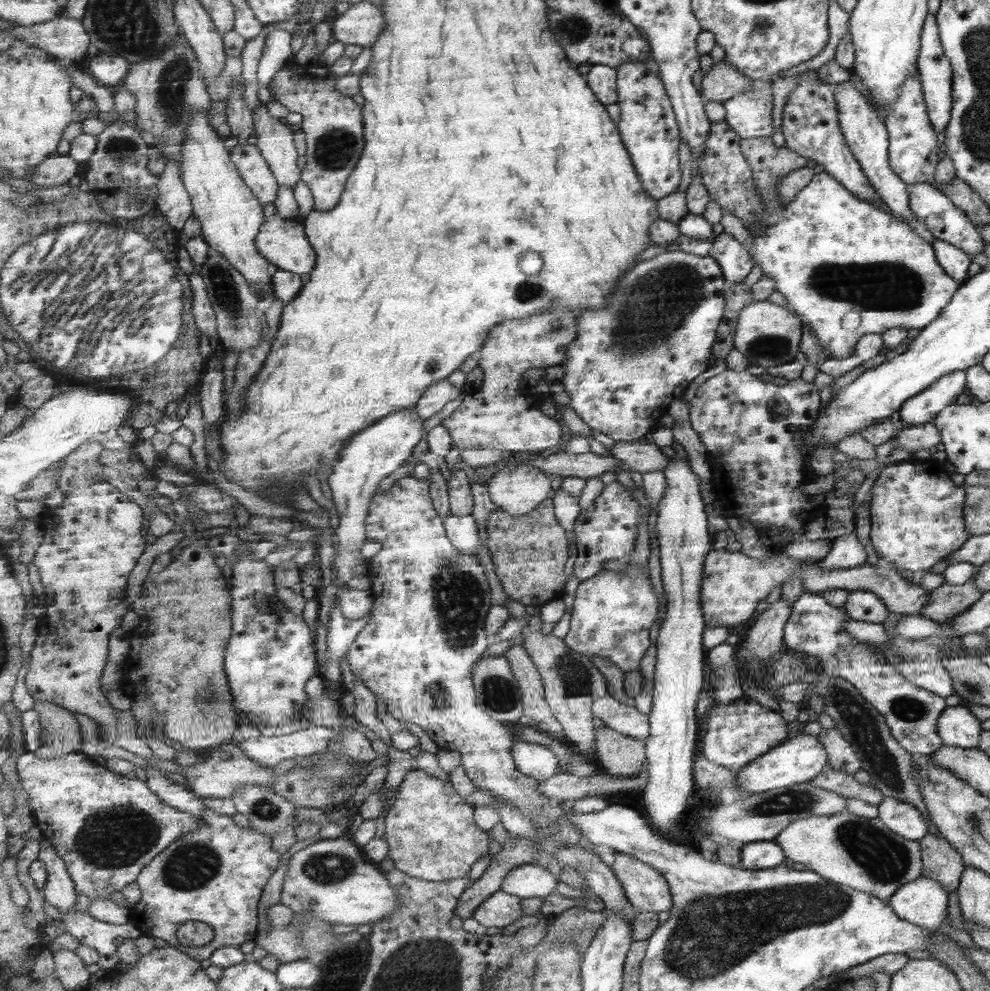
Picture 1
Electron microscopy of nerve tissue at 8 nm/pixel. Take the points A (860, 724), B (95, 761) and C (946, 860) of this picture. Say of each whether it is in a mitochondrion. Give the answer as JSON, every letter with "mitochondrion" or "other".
{"A":"mitochondrion","B":"other","C":"other"}

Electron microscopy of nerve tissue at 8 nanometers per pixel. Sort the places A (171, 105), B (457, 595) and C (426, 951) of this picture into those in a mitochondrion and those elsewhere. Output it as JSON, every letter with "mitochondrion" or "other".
{"A":"mitochondrion","B":"mitochondrion","C":"mitochondrion"}

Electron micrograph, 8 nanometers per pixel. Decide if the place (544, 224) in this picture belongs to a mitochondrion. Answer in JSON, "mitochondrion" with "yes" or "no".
{"mitochondrion":"no"}

